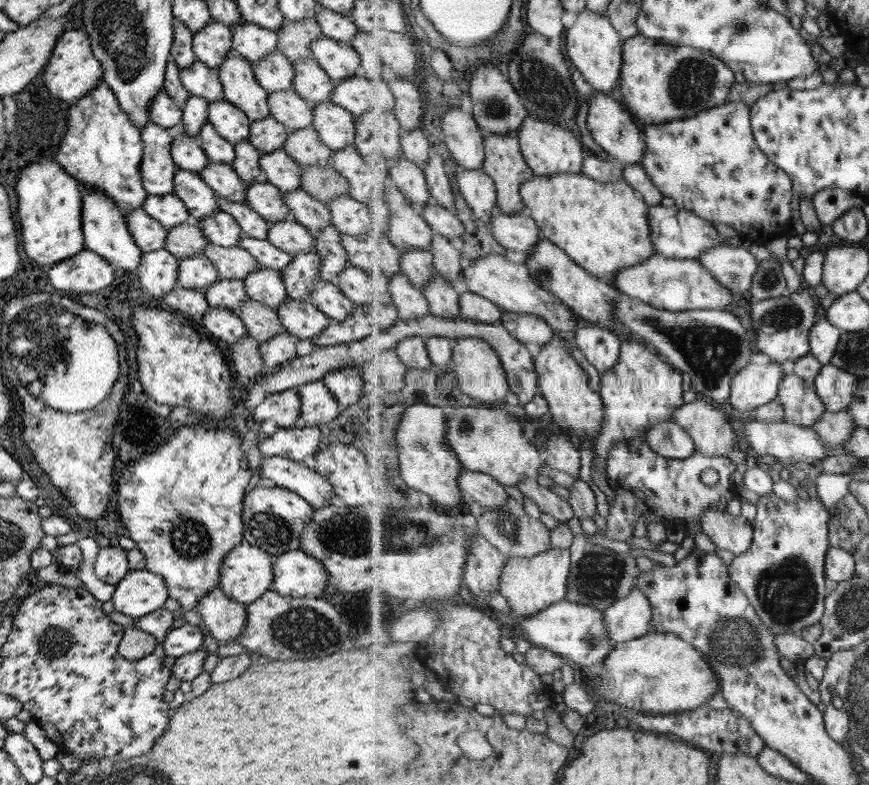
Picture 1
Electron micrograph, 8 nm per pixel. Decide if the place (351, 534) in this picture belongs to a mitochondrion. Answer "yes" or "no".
yes

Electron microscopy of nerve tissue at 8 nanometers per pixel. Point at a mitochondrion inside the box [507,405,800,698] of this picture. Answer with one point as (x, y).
(735, 641)

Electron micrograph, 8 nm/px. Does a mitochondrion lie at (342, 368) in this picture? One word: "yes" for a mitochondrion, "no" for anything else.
no

